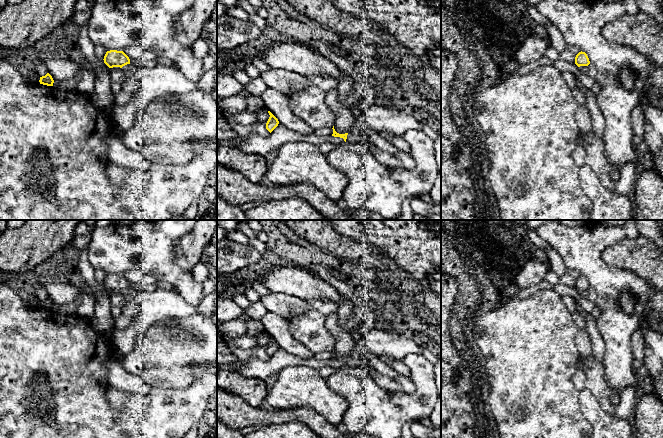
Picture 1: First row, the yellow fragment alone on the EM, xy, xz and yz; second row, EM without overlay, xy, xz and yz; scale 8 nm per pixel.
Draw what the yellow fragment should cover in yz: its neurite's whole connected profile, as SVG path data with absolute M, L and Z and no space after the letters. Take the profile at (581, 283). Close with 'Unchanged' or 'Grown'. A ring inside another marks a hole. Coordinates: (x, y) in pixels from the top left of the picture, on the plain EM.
M579 276L575 281L575 288L580 290L588 290L590 288L589 282L585 276Z. Unchanged

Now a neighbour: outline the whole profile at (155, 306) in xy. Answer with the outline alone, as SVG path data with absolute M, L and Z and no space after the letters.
M127 288L122 291L127 301L135 300L139 304L139 312L131 325L126 329L113 329L108 333L108 340L119 358L125 357L136 346L138 337L150 326L159 321L170 318L179 319L198 313L198 307L189 304L179 293L158 288L154 292L144 292L137 289Z

